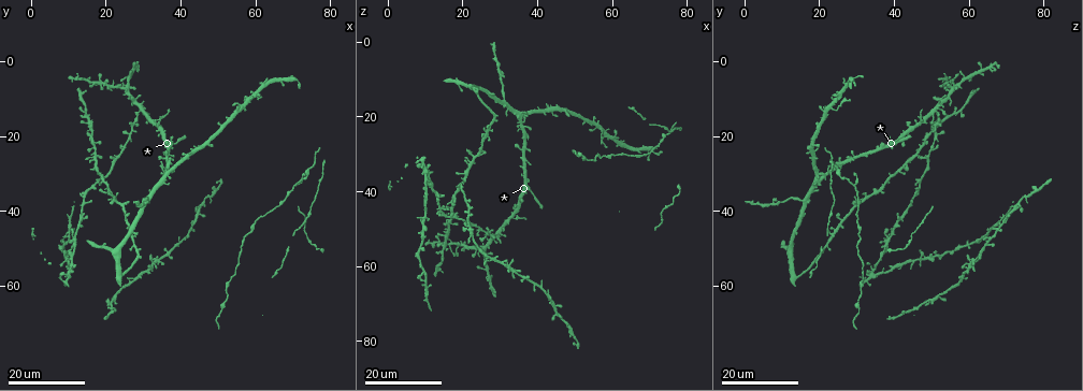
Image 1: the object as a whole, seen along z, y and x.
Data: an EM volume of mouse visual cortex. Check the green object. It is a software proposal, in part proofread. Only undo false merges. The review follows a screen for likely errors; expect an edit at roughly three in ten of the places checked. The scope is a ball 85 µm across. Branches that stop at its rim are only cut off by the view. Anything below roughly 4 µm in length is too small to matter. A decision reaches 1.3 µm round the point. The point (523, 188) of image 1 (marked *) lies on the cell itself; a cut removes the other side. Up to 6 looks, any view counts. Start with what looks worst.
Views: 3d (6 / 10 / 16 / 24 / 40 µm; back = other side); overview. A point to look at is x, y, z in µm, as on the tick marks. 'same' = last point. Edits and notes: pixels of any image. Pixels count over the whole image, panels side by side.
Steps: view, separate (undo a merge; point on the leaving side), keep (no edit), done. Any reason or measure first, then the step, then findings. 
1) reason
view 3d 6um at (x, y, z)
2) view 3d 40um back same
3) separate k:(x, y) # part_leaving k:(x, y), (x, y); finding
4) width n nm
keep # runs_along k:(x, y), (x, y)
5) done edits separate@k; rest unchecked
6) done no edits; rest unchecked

four-way junction
view 3d 16um at (56.5, 12.5, 23.5)

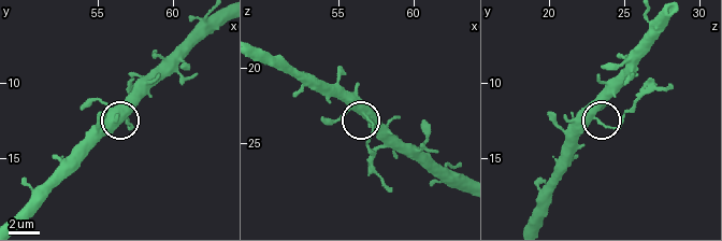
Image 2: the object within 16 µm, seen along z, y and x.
view 3d 6um at (57.0, 12.2, 23.0)

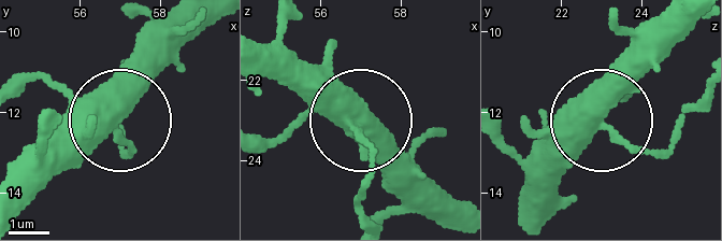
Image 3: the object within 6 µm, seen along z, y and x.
arms 4
separate 3:(357, 196) # part_leaving 3:(362, 140), (362, 220); a second cell is stuck on

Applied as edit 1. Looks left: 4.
three arms meet
view 3d 16um at (10.5, 53.5, 45.5)

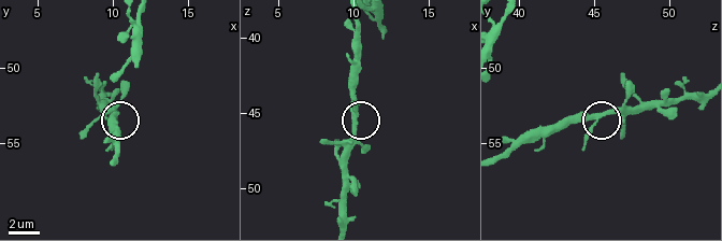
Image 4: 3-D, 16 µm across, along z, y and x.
closer look
view 3d 6um at (10.0, 53.2, 45.2)

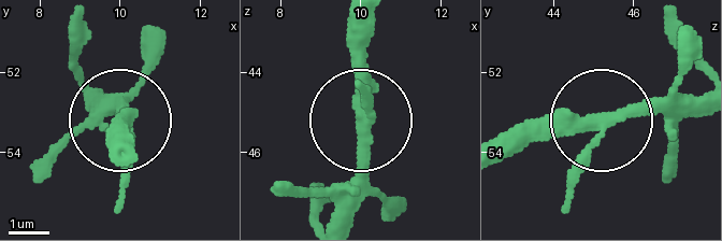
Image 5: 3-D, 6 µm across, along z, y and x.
width 270 nm
keep # runs_along 5:(365, 27), (355, 218); all the same cell

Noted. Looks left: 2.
four or more arms meet
view 3d 24um at (22.0, 63.5, 49.5)

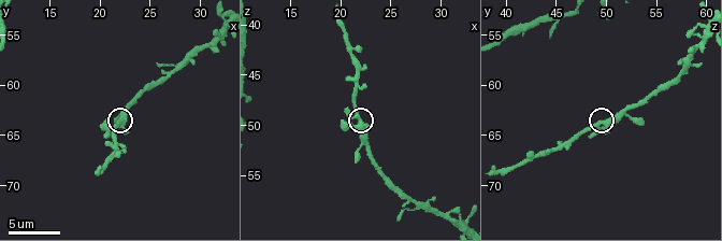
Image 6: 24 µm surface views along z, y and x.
view 3d 10um at (22.0, 63.6, 49.8)

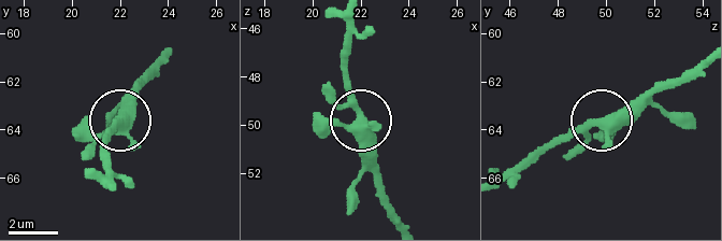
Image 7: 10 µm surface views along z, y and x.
side_arm 14 um; arms 5
keep # one cell here

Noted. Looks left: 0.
done edits separate@3; rest unchecked

